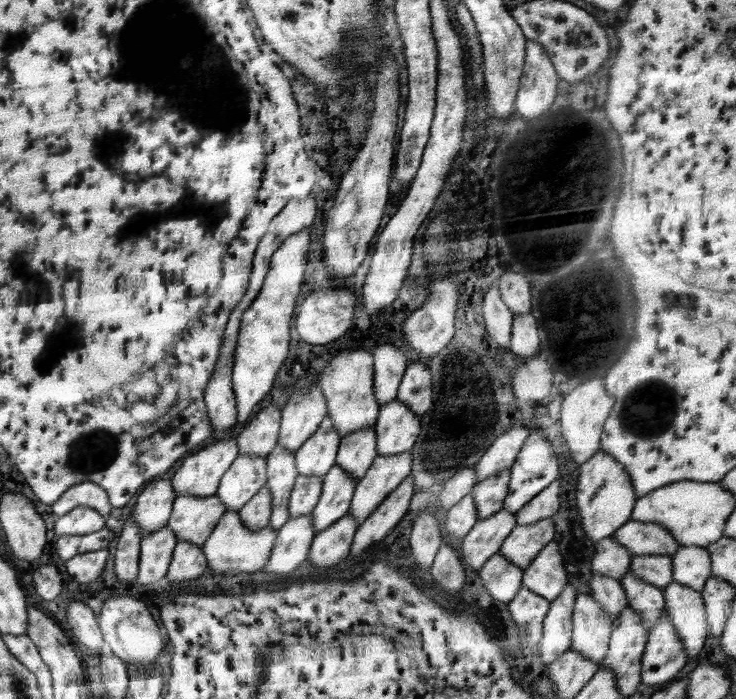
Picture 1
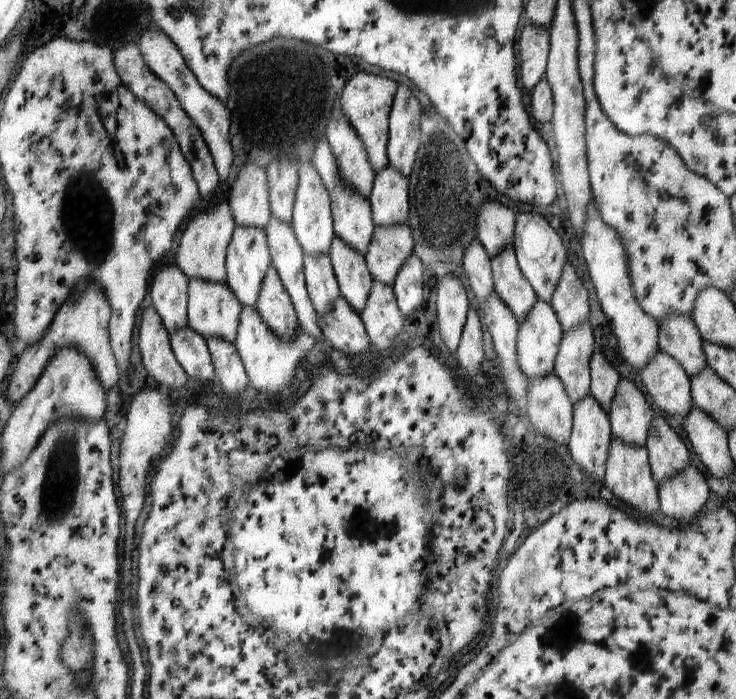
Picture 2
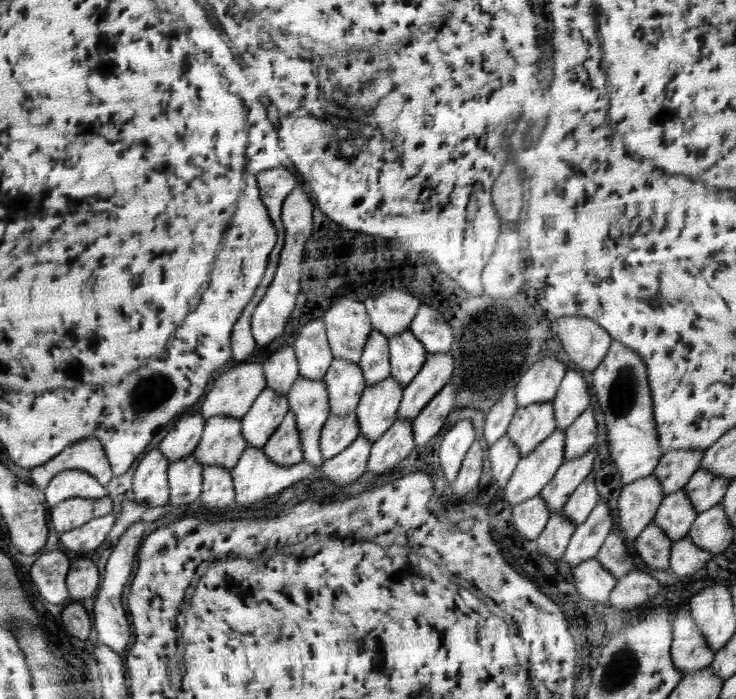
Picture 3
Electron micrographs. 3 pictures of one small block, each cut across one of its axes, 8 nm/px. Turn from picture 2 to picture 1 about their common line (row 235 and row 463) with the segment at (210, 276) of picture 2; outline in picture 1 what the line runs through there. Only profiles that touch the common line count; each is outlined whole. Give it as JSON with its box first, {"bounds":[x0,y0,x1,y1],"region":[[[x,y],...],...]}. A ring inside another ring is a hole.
{"bounds":[170,437,238,496],"region":[[[234,437],[209,441],[198,452],[186,457],[174,474],[170,482],[175,496],[214,496],[222,476],[238,455]]]}

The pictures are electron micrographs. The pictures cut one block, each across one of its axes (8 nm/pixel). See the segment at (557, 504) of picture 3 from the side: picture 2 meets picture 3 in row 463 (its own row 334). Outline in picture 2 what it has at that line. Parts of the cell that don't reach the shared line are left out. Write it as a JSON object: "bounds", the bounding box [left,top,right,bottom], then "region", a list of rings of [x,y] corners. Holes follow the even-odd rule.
{"bounds":[554,322,594,402],"region":[[[588,322],[568,328],[562,334],[554,360],[554,374],[562,381],[570,402],[584,400],[590,392],[590,358],[594,352],[594,335]]]}

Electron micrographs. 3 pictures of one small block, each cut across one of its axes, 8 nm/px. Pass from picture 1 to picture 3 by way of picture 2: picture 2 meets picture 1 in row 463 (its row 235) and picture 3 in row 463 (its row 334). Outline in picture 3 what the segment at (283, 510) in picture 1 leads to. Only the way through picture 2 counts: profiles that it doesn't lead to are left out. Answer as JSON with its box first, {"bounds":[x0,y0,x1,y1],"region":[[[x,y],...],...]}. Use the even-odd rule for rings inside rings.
{"bounds":[287,377,330,467],"region":[[[298,377],[287,392],[288,406],[296,417],[303,460],[320,467],[323,464],[319,438],[330,416],[328,391],[322,379]]]}

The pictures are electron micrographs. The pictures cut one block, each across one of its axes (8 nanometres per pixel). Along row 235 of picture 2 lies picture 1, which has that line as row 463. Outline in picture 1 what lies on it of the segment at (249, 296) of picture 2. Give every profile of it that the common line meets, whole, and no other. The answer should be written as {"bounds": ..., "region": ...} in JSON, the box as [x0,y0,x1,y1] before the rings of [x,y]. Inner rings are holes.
{"bounds":[216,454,267,512],"region":[[[239,454],[220,480],[216,496],[227,510],[238,512],[267,482],[266,458]]]}

